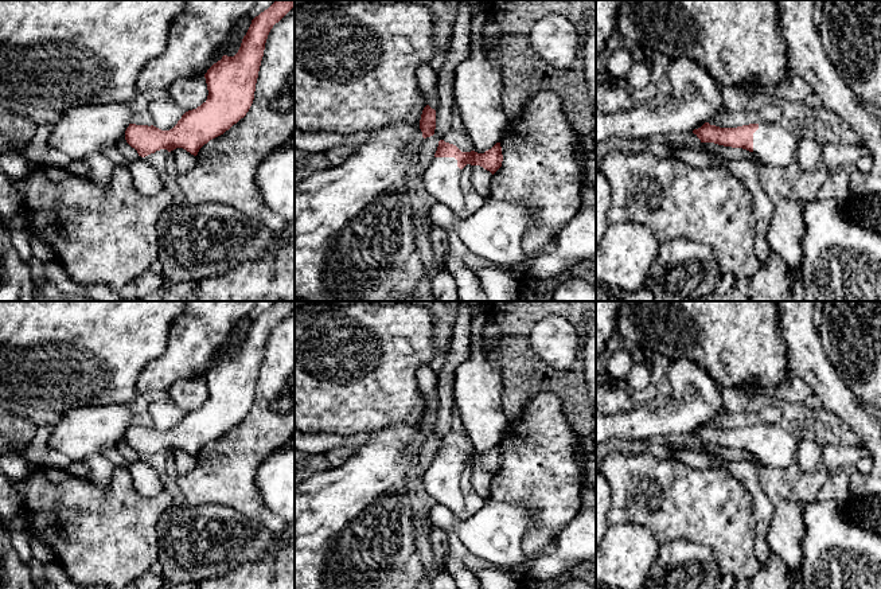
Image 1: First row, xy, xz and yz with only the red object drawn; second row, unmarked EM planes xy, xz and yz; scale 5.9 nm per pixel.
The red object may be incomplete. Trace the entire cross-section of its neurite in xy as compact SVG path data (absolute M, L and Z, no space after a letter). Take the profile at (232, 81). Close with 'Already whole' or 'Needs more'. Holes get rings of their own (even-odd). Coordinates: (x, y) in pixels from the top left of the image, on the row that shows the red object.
M274 0L256 16L234 56L223 55L204 74L208 95L196 109L186 112L169 130L153 125L129 124L126 143L145 157L160 149L183 148L196 156L210 140L223 134L249 112L265 43L273 26L292 8L295 0Z. Already whole

